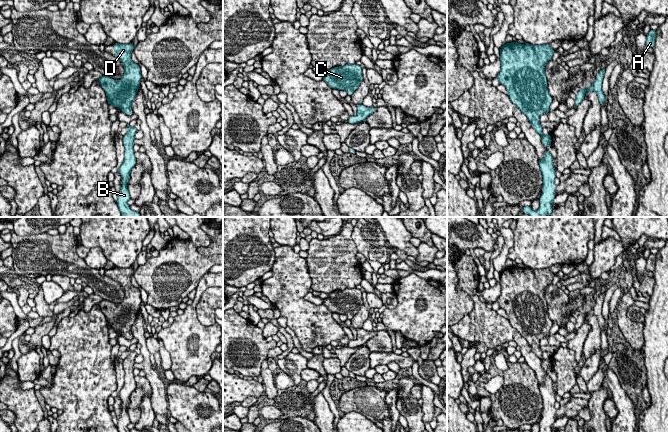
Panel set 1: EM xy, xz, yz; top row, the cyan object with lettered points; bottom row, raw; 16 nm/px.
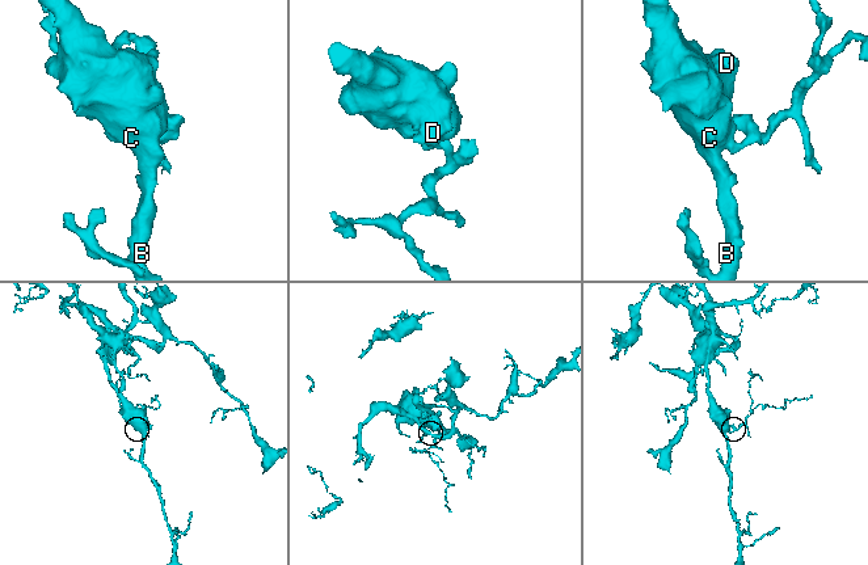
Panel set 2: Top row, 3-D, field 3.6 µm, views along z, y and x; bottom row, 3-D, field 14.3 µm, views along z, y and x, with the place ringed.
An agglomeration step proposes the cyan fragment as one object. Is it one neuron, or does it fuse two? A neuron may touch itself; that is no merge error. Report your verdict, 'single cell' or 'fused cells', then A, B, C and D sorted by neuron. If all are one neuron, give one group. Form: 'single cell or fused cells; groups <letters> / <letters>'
single cell; groups A B C D

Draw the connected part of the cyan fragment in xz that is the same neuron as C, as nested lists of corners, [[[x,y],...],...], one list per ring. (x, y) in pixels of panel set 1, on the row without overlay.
[[[346,288],[344,290],[334,291],[328,294],[329,297],[323,299],[325,305],[332,313],[344,314],[351,320],[363,305],[362,291],[357,288]]]

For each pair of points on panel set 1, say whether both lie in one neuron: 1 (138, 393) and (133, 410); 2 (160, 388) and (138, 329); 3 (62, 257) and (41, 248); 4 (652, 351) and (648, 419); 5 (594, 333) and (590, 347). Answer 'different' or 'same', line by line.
1: same
2: same
3: same
4: same
5: same

